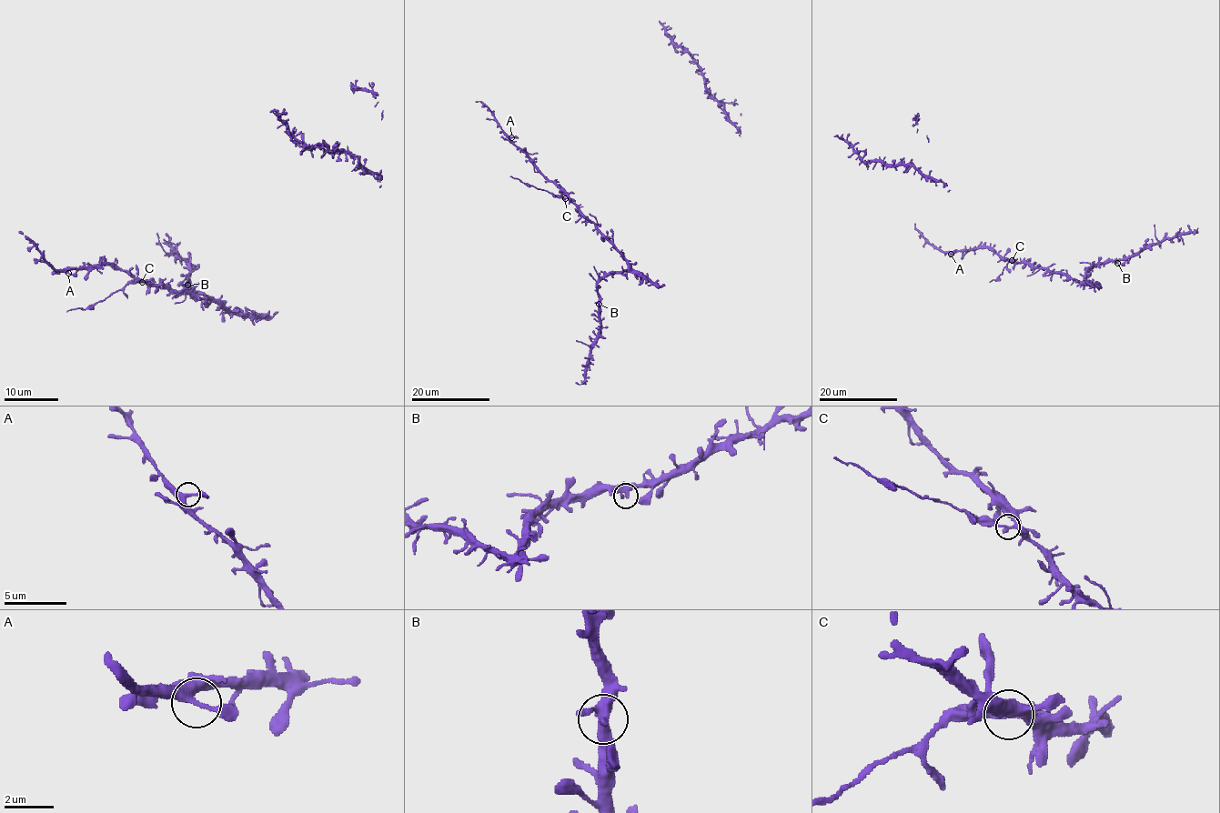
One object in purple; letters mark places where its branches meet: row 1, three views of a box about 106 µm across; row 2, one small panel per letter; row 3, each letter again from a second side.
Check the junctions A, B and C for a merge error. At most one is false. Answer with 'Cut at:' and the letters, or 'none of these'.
Cut at: C

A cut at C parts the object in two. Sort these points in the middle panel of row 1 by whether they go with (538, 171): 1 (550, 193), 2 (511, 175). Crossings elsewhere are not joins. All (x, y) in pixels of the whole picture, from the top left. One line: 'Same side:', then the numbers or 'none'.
Same side: none

